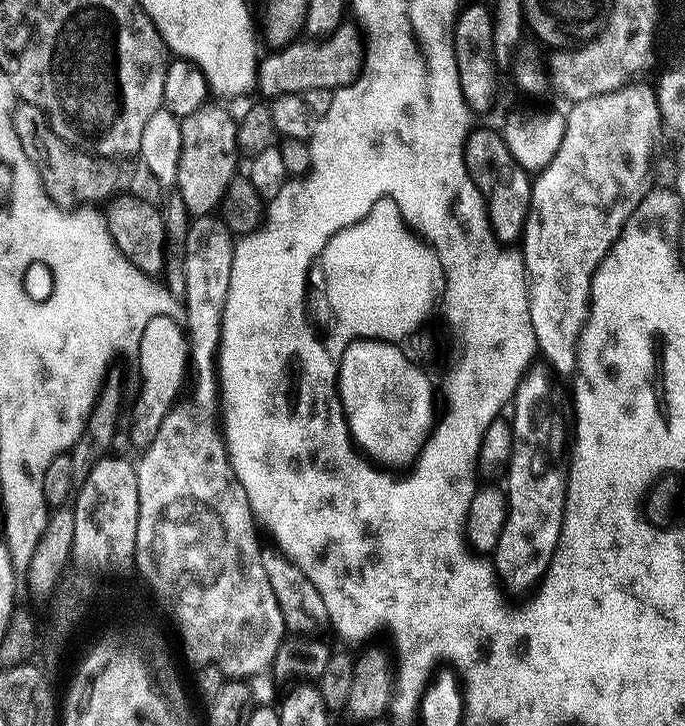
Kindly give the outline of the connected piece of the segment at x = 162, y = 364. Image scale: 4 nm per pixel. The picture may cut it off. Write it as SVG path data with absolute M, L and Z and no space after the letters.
M164 312L157 313L146 324L146 329L139 336L136 346L138 346L138 368L141 382L128 425L133 445L147 446L158 432L166 414L172 407L175 407L183 384L185 387L186 375L190 366L190 353L187 333L183 325Z

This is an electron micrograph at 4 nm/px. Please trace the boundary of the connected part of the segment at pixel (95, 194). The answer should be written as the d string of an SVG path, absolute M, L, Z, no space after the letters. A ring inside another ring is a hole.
M49 129L41 131L41 149L44 148L46 156L45 170L41 173L49 198L60 208L65 210L75 209L82 202L103 202L109 201L121 189L126 191L131 197L141 198L144 201L155 201L157 194L160 194L160 187L153 174L143 164L137 165L137 169L130 173L120 171L110 160L95 160L95 157L87 153L78 153L77 150L69 148L61 142L54 132ZM64 188L64 192L60 192Z

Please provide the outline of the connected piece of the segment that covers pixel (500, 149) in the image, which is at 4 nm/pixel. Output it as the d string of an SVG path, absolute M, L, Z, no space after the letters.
M480 126L477 132L468 132L468 140L464 143L464 161L468 167L474 186L484 199L484 208L488 212L488 227L501 245L512 246L524 234L524 223L528 217L528 207L532 197L532 180L530 173L515 161L507 148L507 142L499 131Z

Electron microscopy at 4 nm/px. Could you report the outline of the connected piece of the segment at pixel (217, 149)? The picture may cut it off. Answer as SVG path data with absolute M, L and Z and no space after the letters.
M205 106L180 120L181 160L178 162L175 191L193 217L207 216L219 209L232 180L237 179L236 156L241 155L236 137L237 117L224 108Z

